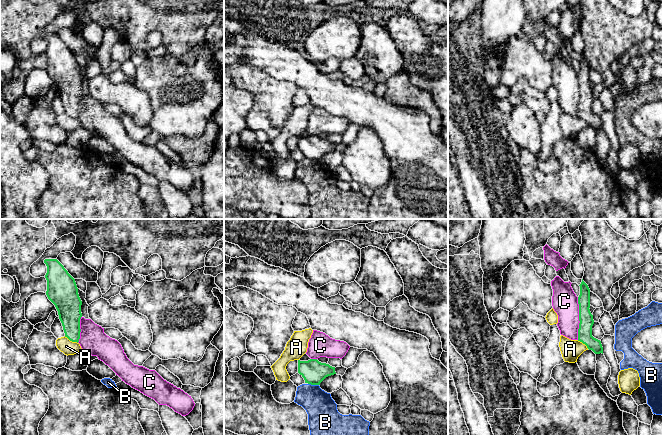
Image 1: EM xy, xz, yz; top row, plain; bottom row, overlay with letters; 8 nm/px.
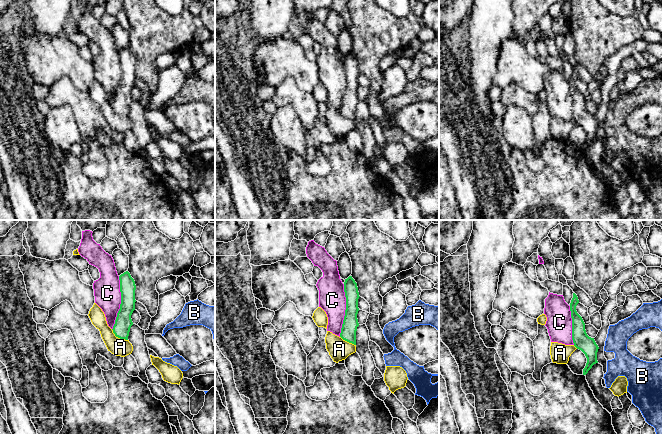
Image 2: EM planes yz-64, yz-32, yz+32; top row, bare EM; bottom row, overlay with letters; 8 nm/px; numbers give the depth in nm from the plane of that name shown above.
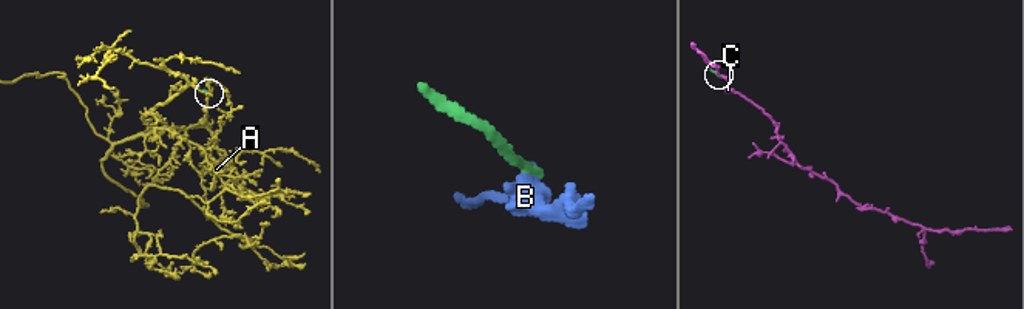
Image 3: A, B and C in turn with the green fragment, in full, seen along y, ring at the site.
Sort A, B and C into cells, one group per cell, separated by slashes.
A / B / C

